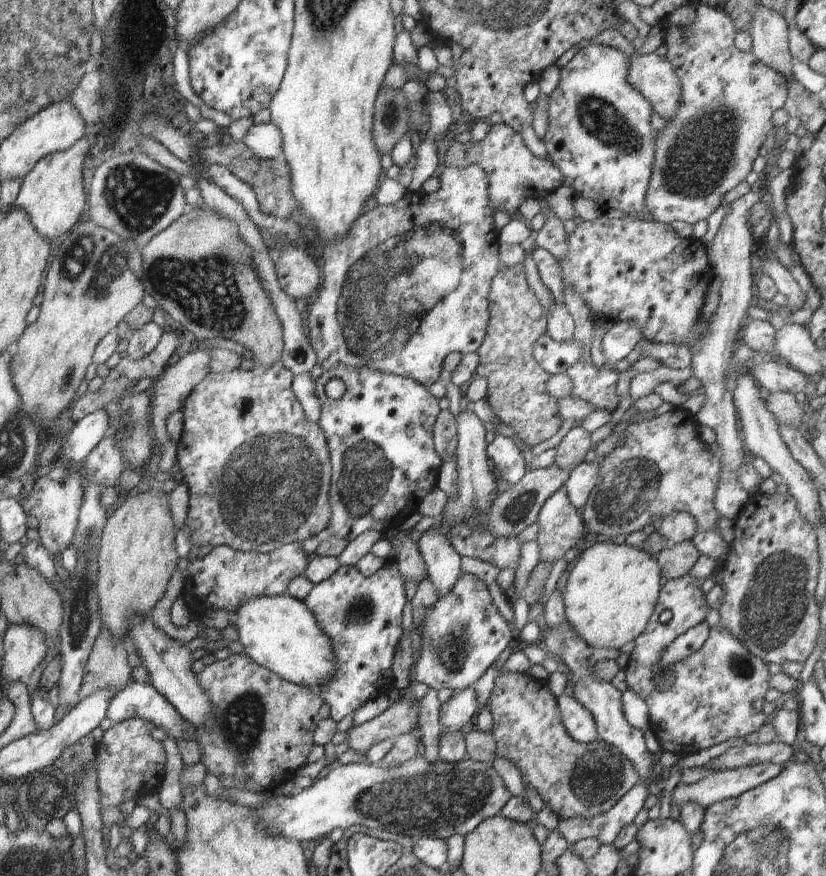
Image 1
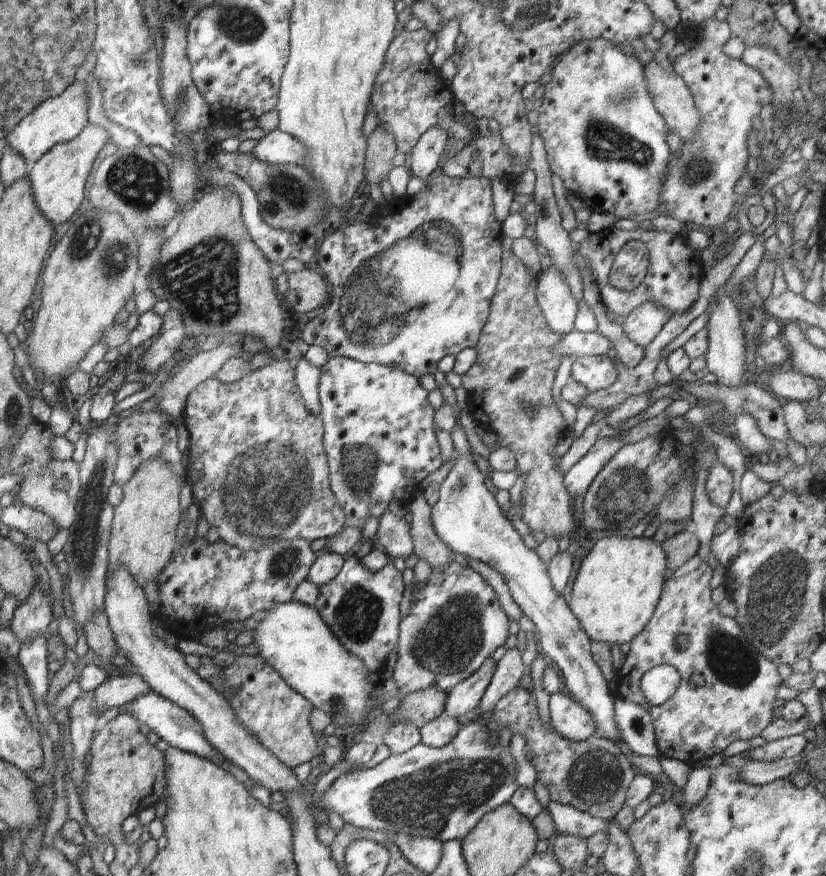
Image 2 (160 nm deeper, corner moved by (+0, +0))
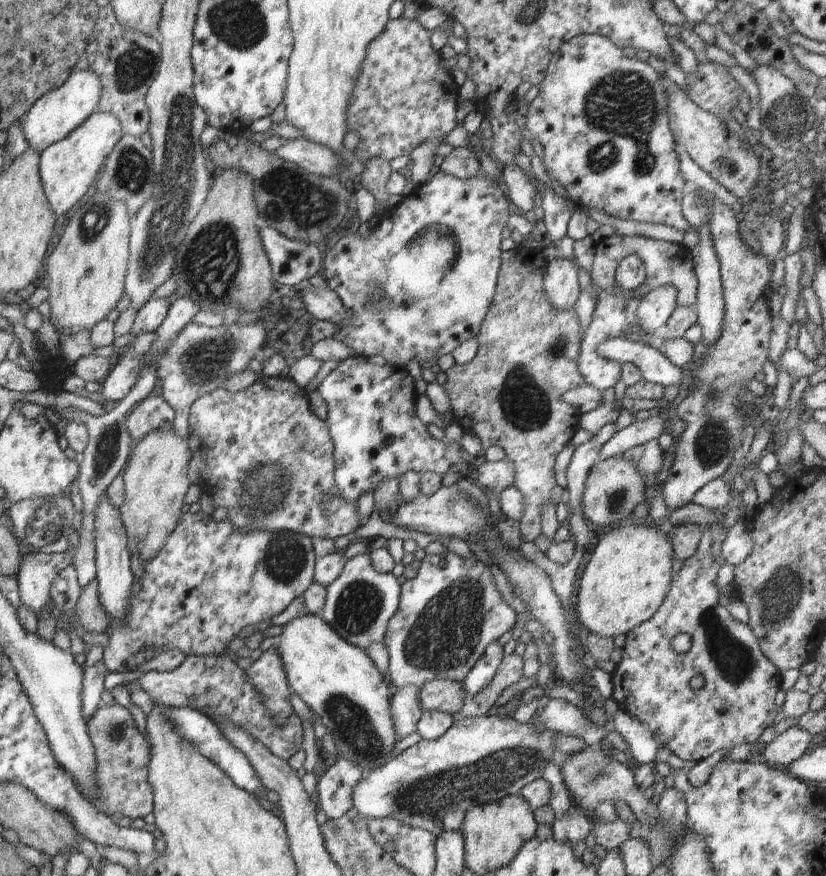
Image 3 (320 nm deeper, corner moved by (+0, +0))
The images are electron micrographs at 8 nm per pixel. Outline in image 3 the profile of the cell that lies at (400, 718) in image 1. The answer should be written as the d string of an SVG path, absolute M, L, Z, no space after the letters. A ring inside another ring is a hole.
M434 680L420 688L420 708L423 712L444 712L454 715L468 699L462 684L452 680Z

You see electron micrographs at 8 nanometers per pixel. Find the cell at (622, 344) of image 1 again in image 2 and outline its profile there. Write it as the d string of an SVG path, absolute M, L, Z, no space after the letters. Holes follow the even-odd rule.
M646 302L628 314L621 328L630 342L646 348L658 337L668 320L668 314L662 306Z

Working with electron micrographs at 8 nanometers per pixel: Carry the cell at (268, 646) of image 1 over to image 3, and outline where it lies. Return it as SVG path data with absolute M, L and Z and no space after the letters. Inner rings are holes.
M306 613L284 624L282 633L277 636L274 646L282 660L282 668L291 692L297 694L312 711L320 716L327 731L332 734L338 754L342 758L348 758L356 766L360 764L363 778L366 778L376 766L385 764L394 756L392 751L398 740L394 734L394 724L392 724L392 714L390 714L388 681L380 674L365 650L345 642L320 615L311 613Z

